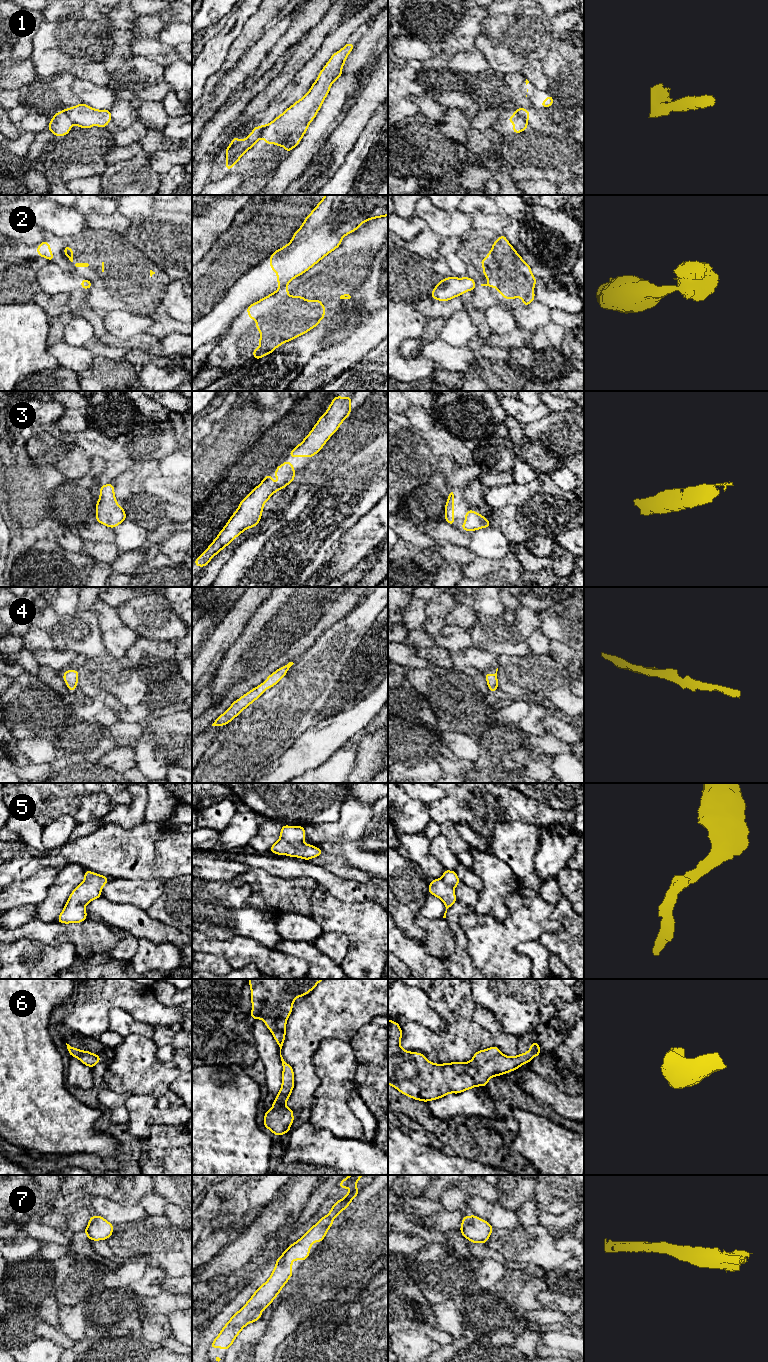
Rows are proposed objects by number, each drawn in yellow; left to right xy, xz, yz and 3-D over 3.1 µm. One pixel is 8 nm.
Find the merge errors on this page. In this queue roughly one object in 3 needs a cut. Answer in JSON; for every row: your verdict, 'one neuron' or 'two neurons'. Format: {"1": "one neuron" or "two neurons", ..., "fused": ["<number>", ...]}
{"1": "two neurons", "2": "two neurons", "3": "one neuron", "4": "one neuron", "5": "one neuron", "6": "one neuron", "7": "one neuron", "fused": ["1", "2"]}

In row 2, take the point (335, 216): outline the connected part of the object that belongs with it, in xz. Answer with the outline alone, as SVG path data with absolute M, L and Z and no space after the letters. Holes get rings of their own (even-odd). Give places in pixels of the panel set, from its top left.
M325 195L292 240L270 256L278 286L309 270L362 223L384 216L388 216L388 195Z

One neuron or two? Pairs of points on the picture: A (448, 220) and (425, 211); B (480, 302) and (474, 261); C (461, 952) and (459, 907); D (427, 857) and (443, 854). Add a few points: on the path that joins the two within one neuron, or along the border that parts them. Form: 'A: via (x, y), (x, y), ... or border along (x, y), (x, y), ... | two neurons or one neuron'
A: via (442, 220), (437, 220), (431, 215) | one neuron
B: via (481, 292), (481, 271) | one neuron
C: via (461, 941), (455, 926), (455, 918) | one neuron
D: border along (430, 841), (429, 852), (445, 869) | two neurons

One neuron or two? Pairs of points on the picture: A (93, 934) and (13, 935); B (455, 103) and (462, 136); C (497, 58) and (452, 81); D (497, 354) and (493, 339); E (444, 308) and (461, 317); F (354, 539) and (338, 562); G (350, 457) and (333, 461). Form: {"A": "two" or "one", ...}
{"A": "one", "B": "two", "C": "two", "D": "two", "E": "two", "F": "one", "G": "two"}

